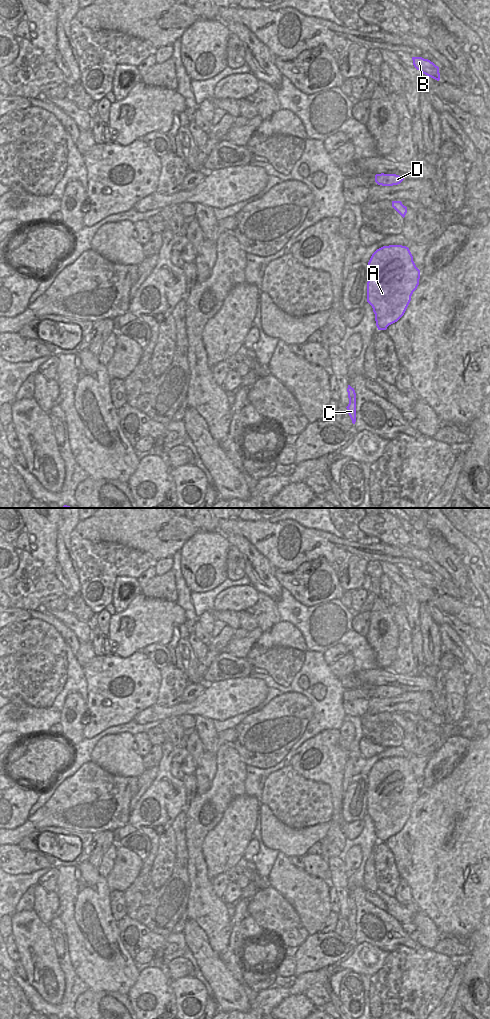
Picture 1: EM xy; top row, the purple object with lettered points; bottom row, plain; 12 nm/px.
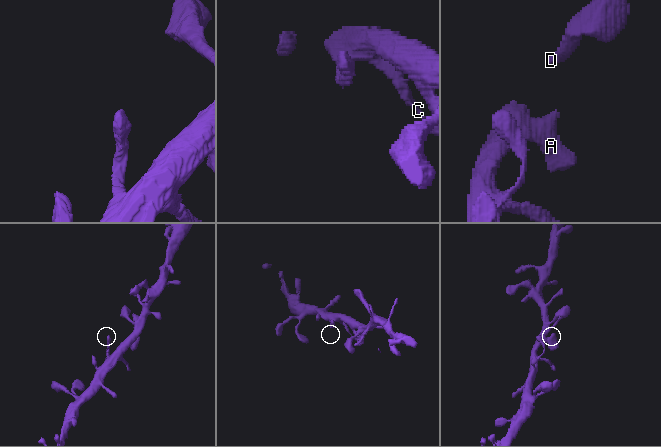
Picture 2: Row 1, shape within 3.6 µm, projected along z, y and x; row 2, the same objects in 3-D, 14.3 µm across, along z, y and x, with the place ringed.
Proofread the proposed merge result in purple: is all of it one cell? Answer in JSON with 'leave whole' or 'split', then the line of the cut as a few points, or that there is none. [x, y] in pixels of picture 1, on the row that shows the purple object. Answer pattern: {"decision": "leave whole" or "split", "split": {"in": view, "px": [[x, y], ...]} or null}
{"decision": "leave whole", "split": null}

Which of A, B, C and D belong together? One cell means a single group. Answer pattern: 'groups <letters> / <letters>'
groups A B C D

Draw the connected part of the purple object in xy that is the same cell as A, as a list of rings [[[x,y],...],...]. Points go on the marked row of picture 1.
[[[389,245],[377,249],[368,262],[367,302],[372,306],[378,330],[397,322],[405,313],[413,292],[417,289],[420,270],[408,247]]]

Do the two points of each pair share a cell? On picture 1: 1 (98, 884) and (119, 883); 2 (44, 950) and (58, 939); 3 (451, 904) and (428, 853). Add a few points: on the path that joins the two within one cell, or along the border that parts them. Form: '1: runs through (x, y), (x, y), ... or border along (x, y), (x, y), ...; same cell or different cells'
1: border along (105, 878), (109, 891); different cells
2: border along (49, 927), (55, 953), (59, 958); different cells
3: runs through (451, 891), (451, 876), (441, 866); same cell

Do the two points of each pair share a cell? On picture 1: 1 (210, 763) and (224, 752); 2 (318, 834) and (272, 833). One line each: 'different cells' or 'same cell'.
1: different cells
2: same cell

